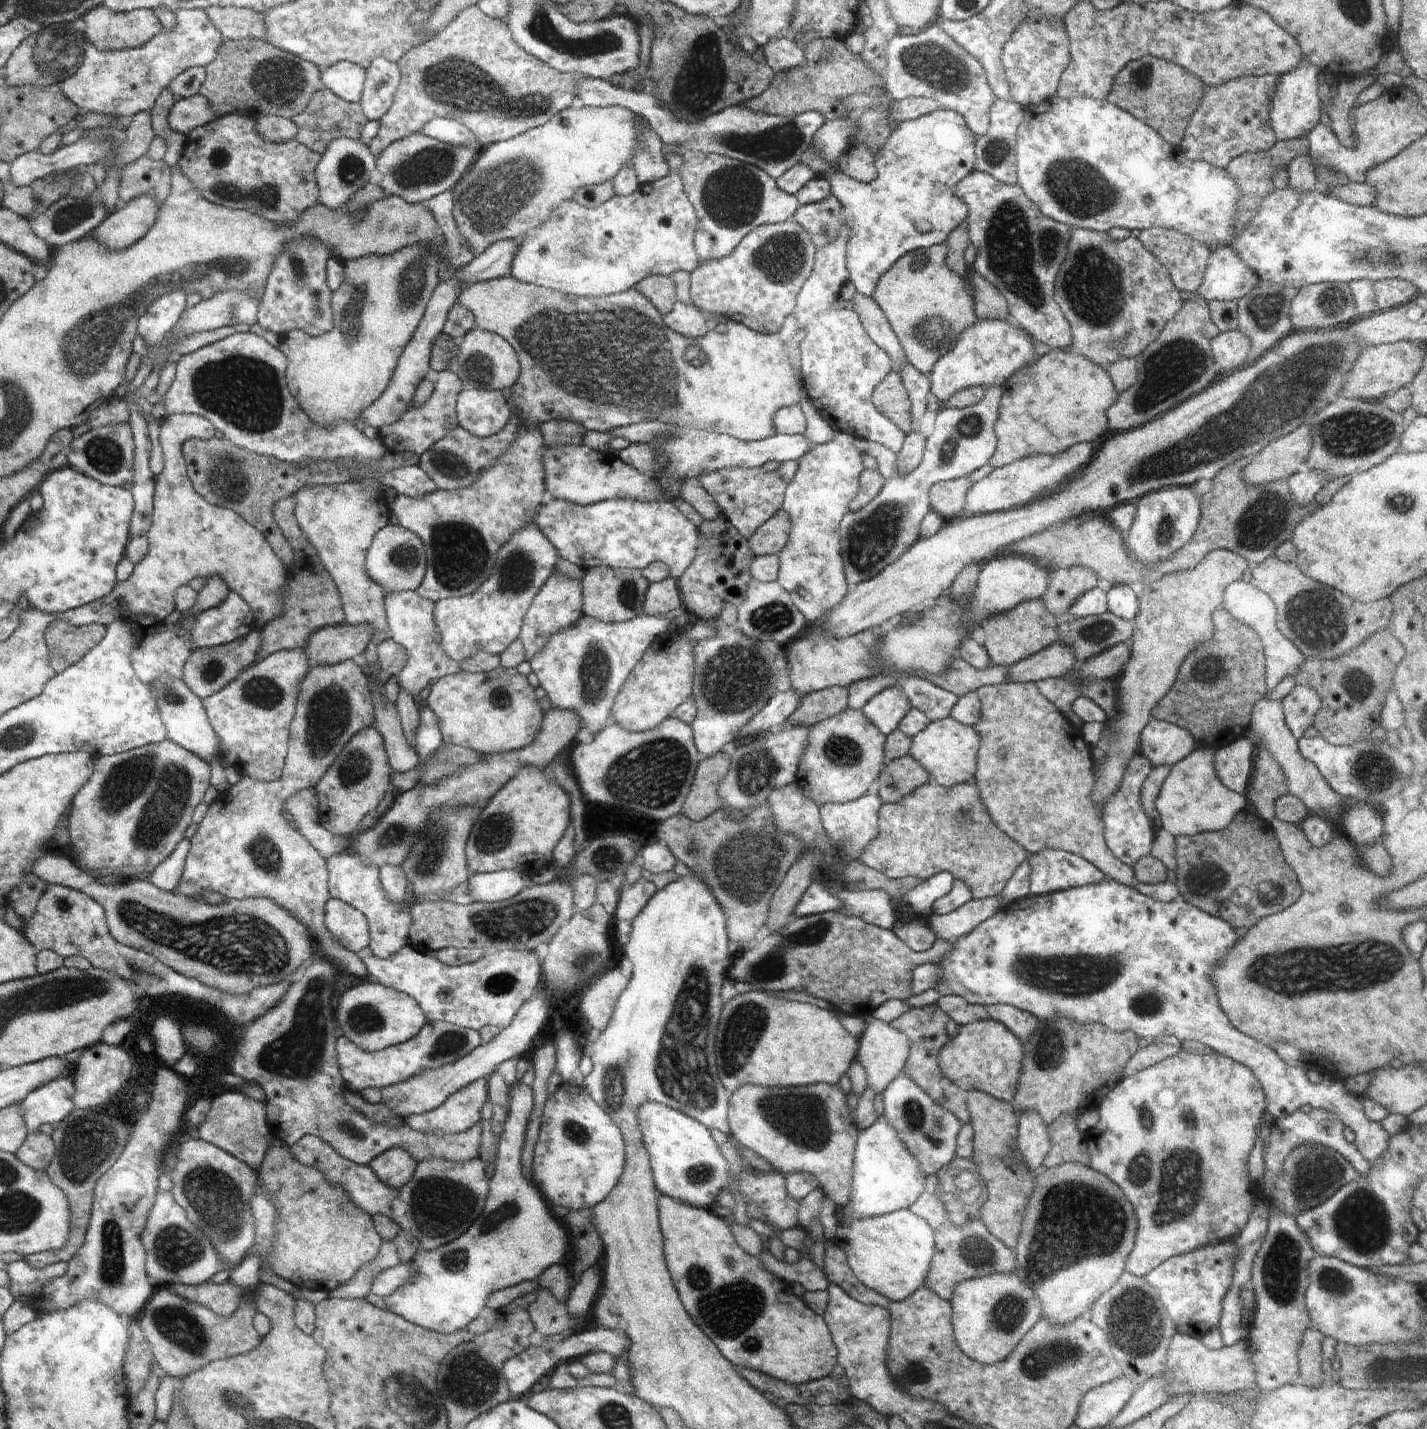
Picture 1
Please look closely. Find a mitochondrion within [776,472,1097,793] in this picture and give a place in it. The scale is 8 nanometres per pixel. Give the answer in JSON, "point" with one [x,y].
{"point":[870,538]}

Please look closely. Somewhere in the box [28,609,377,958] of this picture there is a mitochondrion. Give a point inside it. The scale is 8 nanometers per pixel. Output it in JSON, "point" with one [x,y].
{"point":[163,790]}

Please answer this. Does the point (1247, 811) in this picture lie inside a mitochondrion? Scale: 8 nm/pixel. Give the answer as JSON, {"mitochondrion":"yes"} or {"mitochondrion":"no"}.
{"mitochondrion":"no"}

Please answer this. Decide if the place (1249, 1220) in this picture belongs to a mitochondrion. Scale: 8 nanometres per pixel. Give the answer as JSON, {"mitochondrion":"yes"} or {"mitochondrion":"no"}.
{"mitochondrion":"no"}

